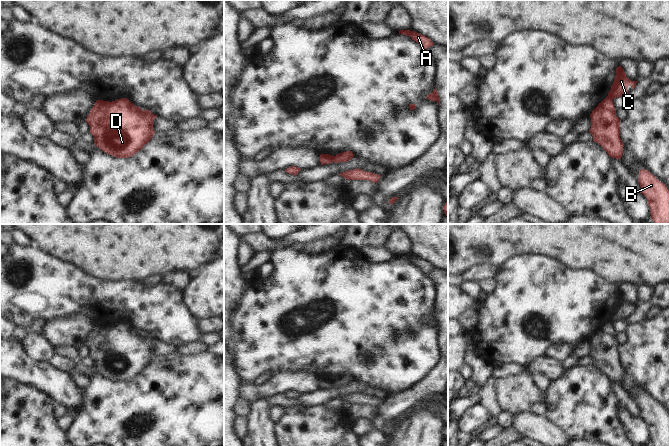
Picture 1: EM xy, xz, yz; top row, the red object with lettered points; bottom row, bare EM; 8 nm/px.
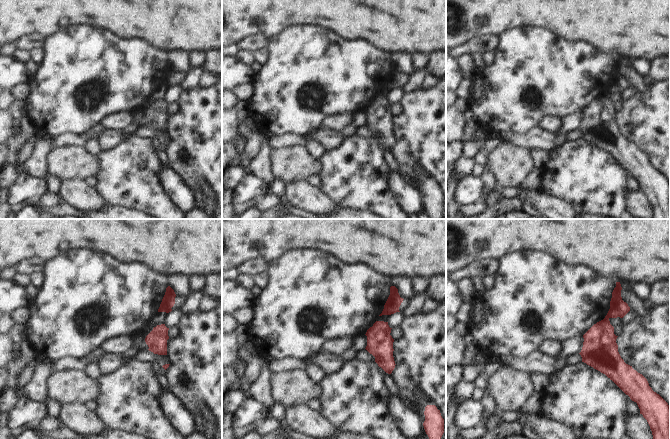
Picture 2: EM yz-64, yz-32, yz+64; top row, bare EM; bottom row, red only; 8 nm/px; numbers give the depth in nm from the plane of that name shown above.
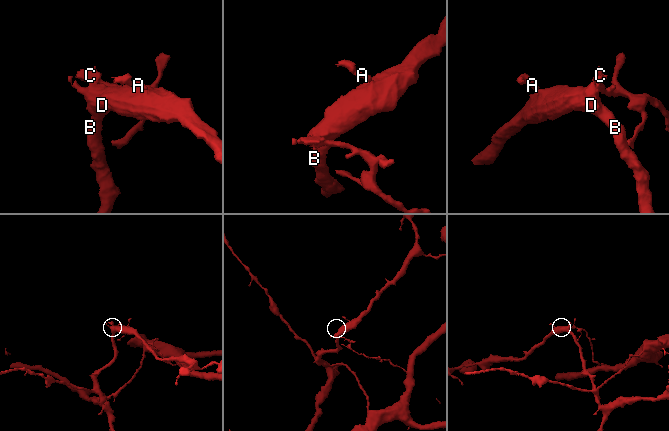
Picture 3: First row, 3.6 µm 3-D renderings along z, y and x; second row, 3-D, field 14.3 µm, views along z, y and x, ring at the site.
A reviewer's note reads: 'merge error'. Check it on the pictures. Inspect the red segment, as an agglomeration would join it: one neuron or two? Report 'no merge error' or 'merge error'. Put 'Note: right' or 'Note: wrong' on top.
Note: right
merge error

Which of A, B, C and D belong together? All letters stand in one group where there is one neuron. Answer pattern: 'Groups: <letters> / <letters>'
Groups: A B D / C.

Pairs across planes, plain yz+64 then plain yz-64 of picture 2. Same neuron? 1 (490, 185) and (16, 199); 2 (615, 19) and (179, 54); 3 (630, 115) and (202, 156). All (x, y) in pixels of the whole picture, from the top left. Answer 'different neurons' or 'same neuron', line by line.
1: different neurons
2: different neurons
3: same neuron

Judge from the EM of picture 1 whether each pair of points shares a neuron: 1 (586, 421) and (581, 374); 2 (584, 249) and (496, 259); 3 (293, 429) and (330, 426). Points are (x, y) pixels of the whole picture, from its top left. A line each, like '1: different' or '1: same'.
1: same
2: same
3: same

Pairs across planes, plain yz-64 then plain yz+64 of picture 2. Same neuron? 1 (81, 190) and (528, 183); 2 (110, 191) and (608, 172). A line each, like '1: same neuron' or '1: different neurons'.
1: different neurons
2: same neuron

